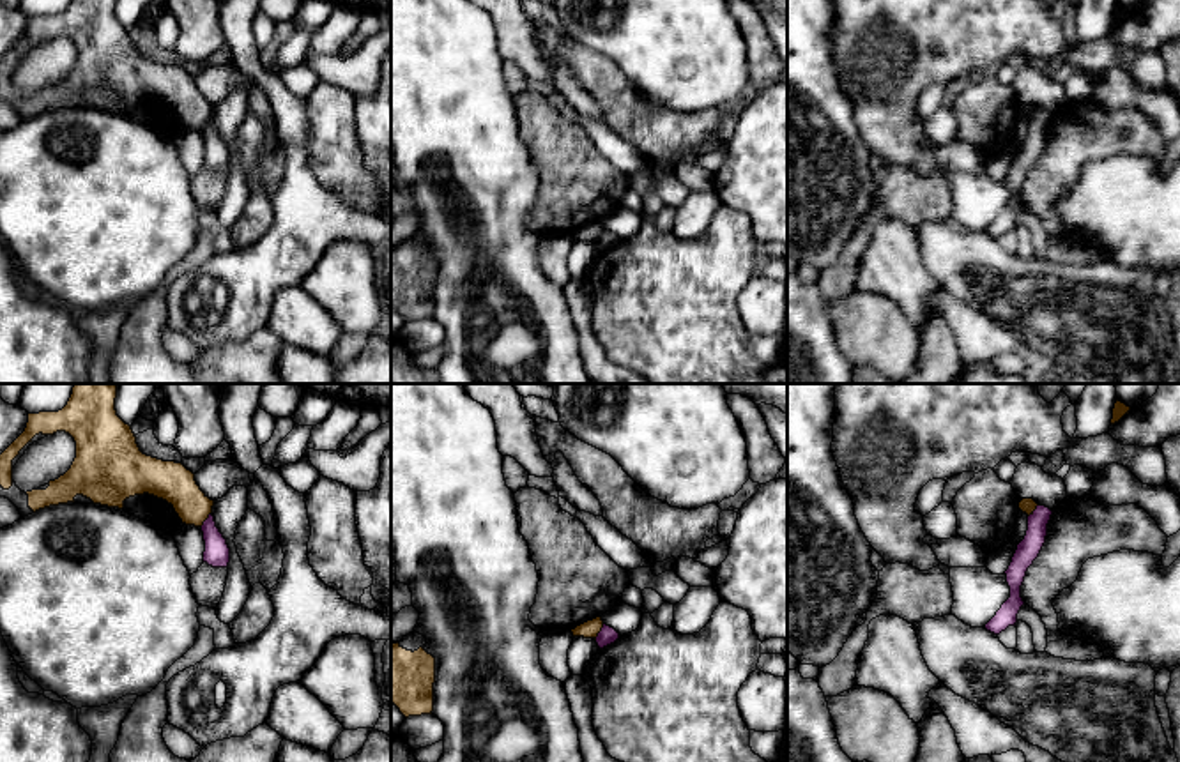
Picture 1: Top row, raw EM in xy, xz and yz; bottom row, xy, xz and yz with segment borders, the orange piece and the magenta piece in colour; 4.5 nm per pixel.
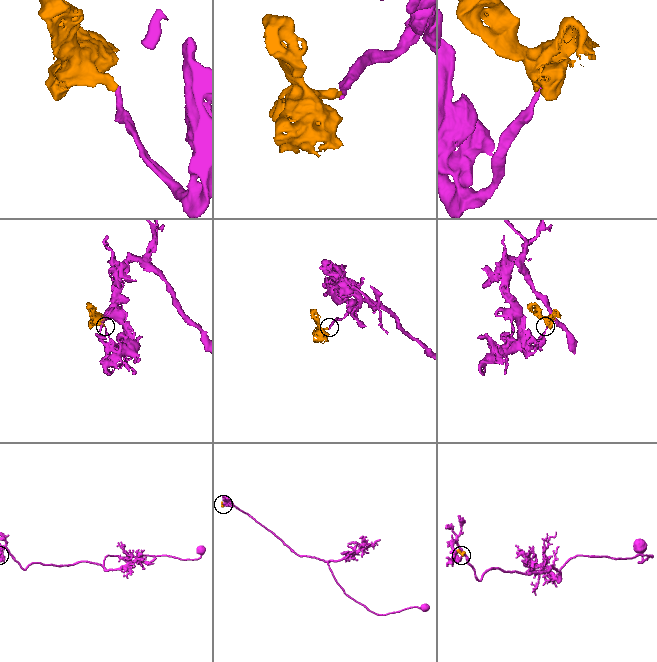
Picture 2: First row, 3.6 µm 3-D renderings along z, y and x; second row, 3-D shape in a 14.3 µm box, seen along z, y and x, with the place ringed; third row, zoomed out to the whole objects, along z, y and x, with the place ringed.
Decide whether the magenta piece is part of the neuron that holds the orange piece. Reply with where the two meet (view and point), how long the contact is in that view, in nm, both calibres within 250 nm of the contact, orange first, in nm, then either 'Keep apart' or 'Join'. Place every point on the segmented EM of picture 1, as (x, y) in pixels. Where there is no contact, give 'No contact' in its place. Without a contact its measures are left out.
Touches orange at xz (600, 630). Shared border 80 nm. Thickness 80 nm (orange) against 80 nm. Keep apart

